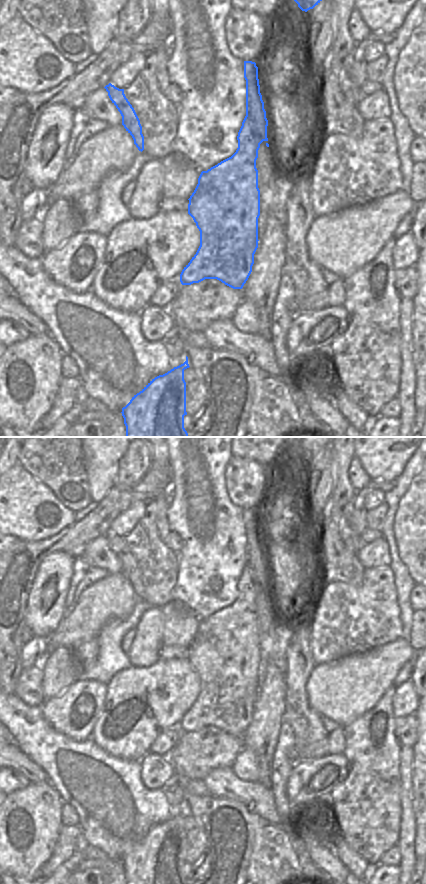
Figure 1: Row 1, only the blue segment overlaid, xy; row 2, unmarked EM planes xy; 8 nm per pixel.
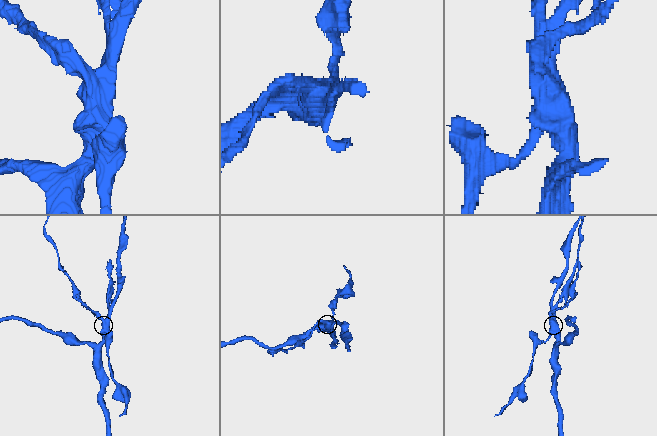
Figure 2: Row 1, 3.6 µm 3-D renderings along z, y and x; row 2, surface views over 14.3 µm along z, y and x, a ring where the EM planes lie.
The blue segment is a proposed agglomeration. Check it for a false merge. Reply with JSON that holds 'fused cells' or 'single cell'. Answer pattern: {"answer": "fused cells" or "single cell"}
{"answer": "fused cells"}

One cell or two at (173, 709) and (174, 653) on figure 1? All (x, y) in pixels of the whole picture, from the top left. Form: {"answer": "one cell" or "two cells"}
{"answer": "two cells"}

